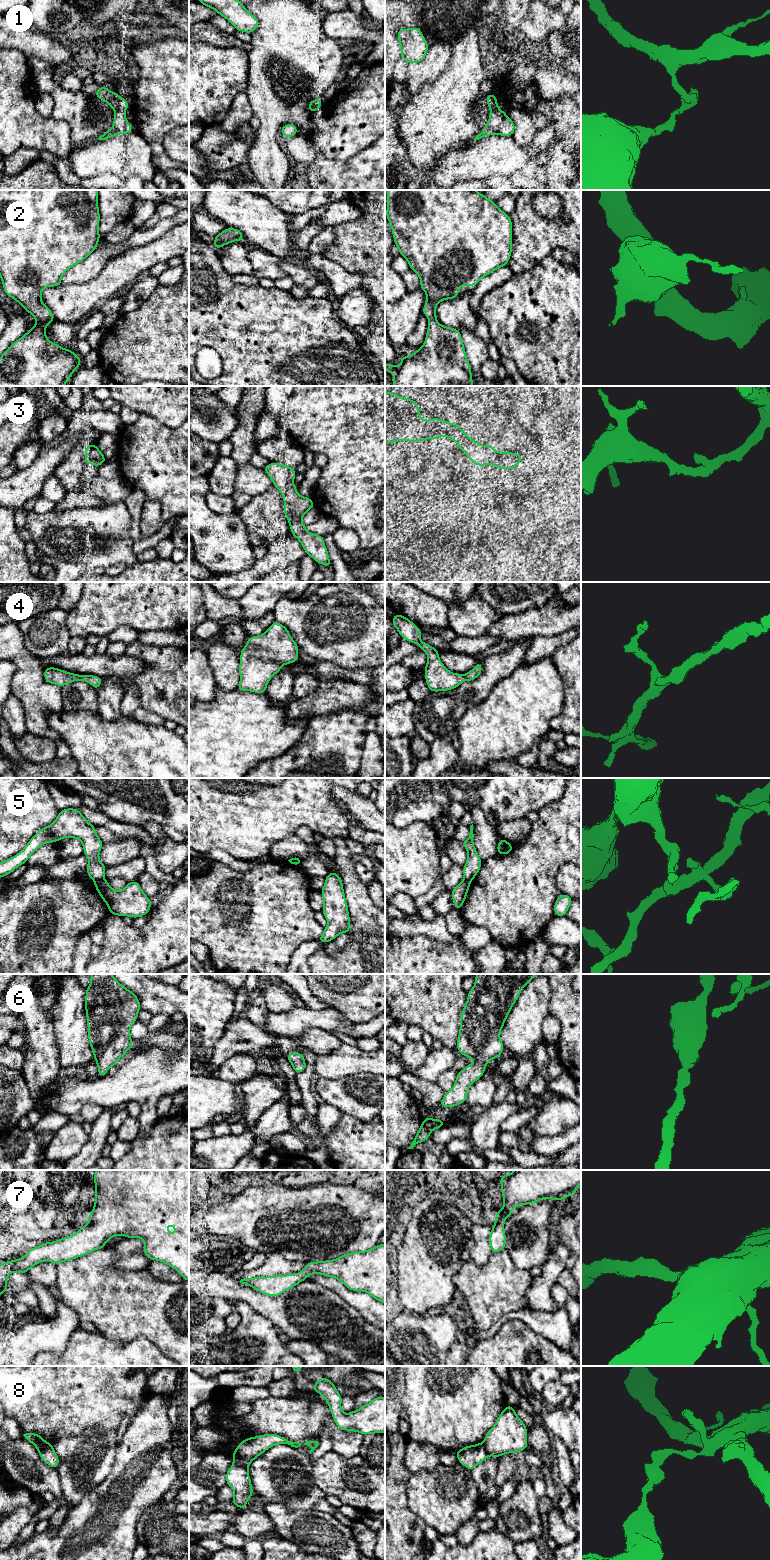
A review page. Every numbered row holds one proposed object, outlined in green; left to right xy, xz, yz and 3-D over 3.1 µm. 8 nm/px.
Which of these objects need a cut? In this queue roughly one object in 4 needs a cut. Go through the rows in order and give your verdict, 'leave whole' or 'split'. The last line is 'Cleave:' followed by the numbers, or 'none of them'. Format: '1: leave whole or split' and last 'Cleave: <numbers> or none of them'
1: split
2: leave whole
3: leave whole
4: leave whole
5: split
6: leave whole
7: leave whole
8: split
Cleave: 1, 5, 8

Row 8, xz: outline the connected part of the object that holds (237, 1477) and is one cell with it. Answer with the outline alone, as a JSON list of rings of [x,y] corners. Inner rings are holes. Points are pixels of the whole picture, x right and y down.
[[[233,1464],[226,1472],[226,1484],[234,1491],[231,1503],[239,1509],[247,1507],[248,1499],[254,1495],[248,1468]]]

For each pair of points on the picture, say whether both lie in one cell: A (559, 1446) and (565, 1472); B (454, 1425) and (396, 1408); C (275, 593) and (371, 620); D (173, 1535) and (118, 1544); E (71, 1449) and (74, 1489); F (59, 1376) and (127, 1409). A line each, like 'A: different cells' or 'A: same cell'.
A: same cell
B: different cells
C: different cells
D: different cells
E: same cell
F: same cell

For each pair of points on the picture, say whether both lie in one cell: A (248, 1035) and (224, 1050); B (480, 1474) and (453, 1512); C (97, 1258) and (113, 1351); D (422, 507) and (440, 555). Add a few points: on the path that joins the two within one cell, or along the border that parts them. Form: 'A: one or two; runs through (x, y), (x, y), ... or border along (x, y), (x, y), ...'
A: one; runs through (242, 1037), (237, 1038), (230, 1044)
B: two; border along (471, 1471), (471, 1477), (480, 1492)
C: two; border along (95, 1328), (104, 1335), (124, 1343), (134, 1339)
D: one; runs through (434, 519), (454, 537), (450, 543)

